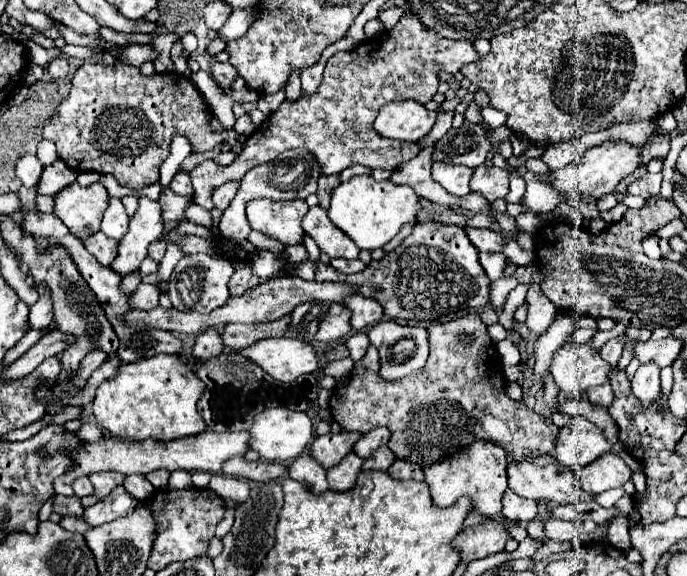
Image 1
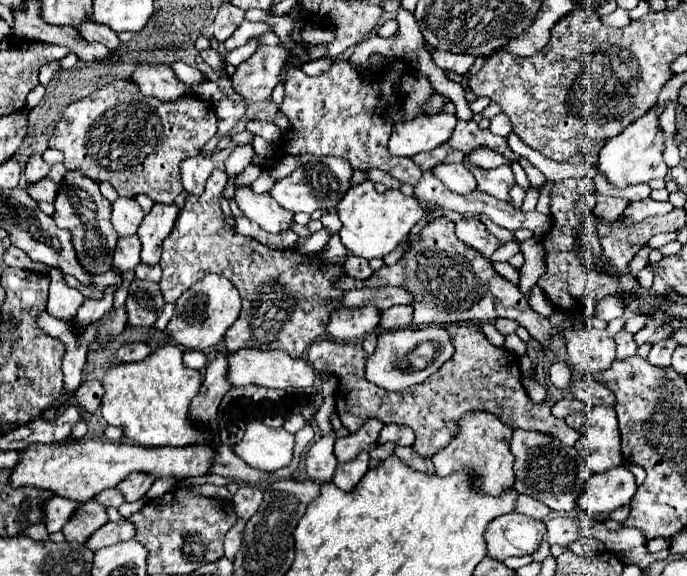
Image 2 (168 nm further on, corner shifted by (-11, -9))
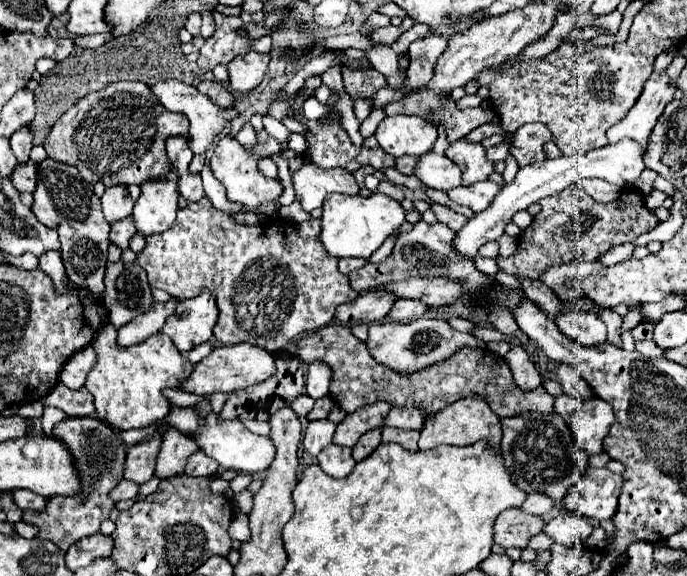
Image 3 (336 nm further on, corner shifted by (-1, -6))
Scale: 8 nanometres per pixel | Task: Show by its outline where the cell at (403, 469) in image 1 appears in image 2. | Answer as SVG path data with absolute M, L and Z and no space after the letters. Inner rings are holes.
M395 446L395 454L397 454L399 458L403 458L403 462L405 462L407 466L411 466L411 468L415 468L415 470L419 470L419 472L425 472L425 474L433 474L433 472L435 472L431 458L423 458L423 456L415 454L413 446Z

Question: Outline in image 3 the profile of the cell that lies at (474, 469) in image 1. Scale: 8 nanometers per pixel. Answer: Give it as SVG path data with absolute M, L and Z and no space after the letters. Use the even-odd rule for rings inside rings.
M471 395L447 405L425 421L419 437L419 451L429 451L437 445L473 445L477 441L485 441L493 451L497 451L501 441L501 427L499 417L489 409L489 405L481 397Z

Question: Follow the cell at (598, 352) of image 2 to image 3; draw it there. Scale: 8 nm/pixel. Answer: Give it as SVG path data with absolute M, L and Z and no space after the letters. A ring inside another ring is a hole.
M567 311L555 319L555 325L563 335L577 341L583 347L595 347L607 341L607 327L599 317L587 311Z

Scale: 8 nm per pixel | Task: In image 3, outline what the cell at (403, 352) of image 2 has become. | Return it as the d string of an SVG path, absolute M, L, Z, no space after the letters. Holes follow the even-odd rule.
M421 317L411 323L403 323L403 325L401 323L369 325L369 339L367 339L367 349L369 349L371 357L377 363L393 369L399 375L411 375L411 373L417 373L417 371L429 367L429 365L435 365L437 361L451 357L463 345L485 347L485 341L475 339L467 333L455 331L445 319L429 319L429 317Z

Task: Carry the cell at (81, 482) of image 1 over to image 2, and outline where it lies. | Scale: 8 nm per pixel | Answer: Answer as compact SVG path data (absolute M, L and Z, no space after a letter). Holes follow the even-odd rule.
M117 488L103 490L101 494L97 494L97 496L95 496L95 500L97 500L97 502L101 502L103 506L115 506L115 508L119 508L119 506L125 502L123 494L121 494Z

